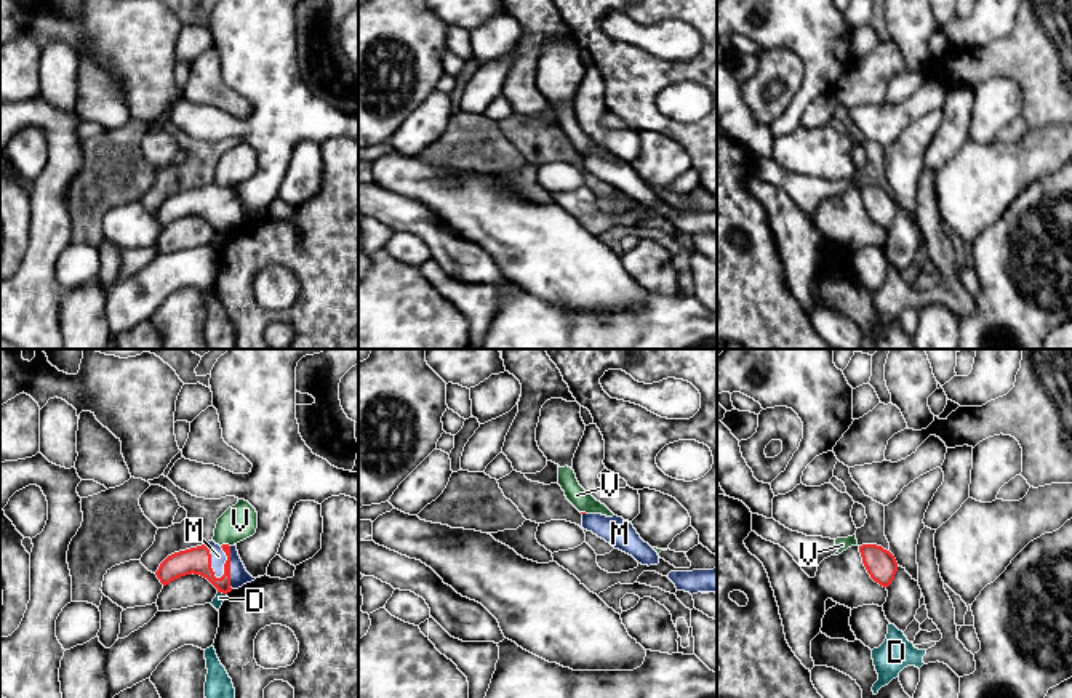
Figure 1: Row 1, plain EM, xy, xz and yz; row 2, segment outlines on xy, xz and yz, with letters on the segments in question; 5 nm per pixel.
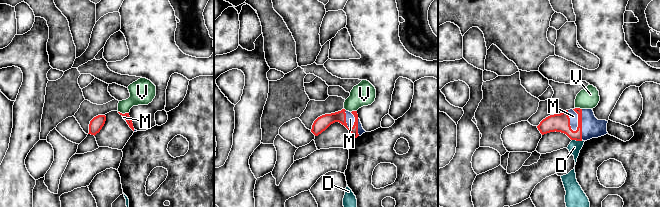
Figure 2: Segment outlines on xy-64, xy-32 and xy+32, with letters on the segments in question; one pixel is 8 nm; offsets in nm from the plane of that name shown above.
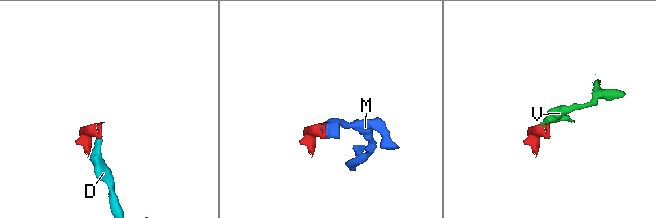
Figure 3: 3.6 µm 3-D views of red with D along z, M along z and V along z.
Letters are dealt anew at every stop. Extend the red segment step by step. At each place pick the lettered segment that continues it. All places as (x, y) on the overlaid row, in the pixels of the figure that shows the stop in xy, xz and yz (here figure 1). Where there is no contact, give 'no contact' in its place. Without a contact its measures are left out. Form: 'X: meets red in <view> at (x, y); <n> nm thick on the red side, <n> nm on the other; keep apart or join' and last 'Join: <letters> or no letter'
D: meets red in xy at (223, 593); 140 nm thick on the red side, 50 nm on the other; keep apart
M: meets red in xy at (224, 572); 140 nm thick on the red side, 80 nm on the other; join
V: meets red in xy at (224, 545); 140 nm thick on the red side, 180 nm on the other; keep apart
Join: M

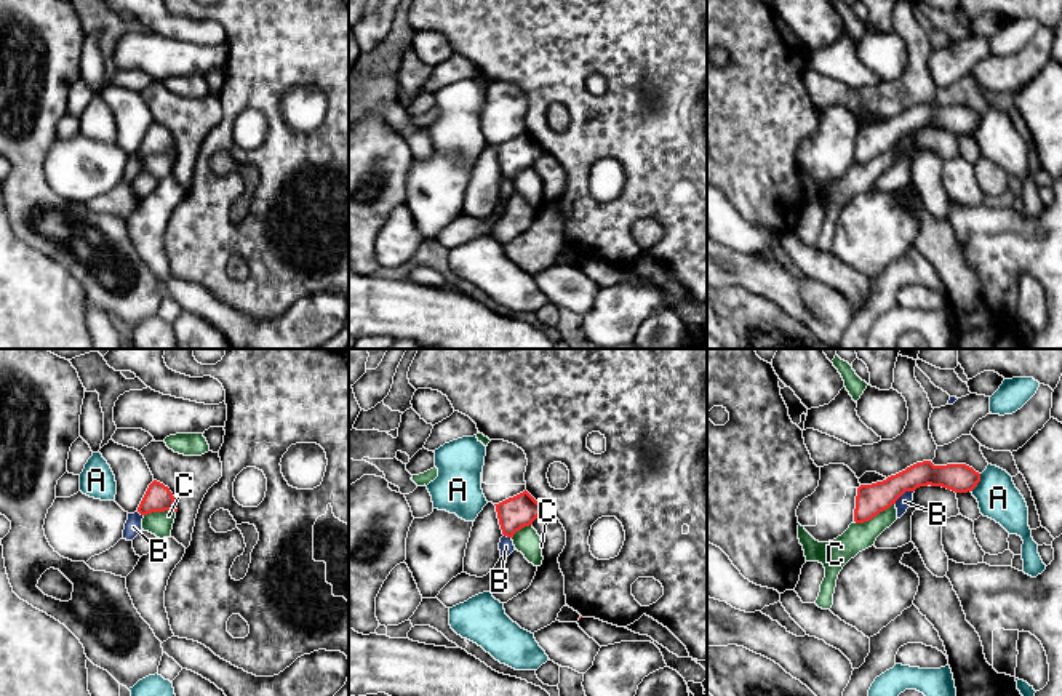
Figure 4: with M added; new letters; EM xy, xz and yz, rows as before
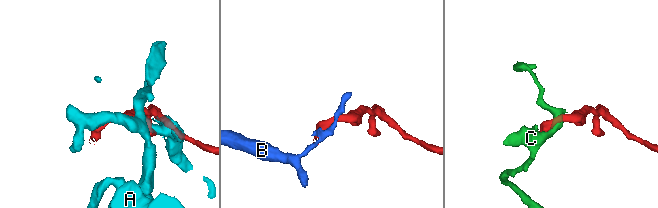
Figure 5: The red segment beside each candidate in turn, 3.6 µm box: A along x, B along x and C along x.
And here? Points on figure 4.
A: meets red in yz at (976, 484); 140 nm thick on the red side, 200 nm on the other; keep apart
B: meets red in yz at (904, 492); 150 nm thick on the red side, 70 nm on the other; keep apart
C: meets red in yz at (874, 516); 150 nm thick on the red side, 140 nm on the other; keep apart
Join: no letter

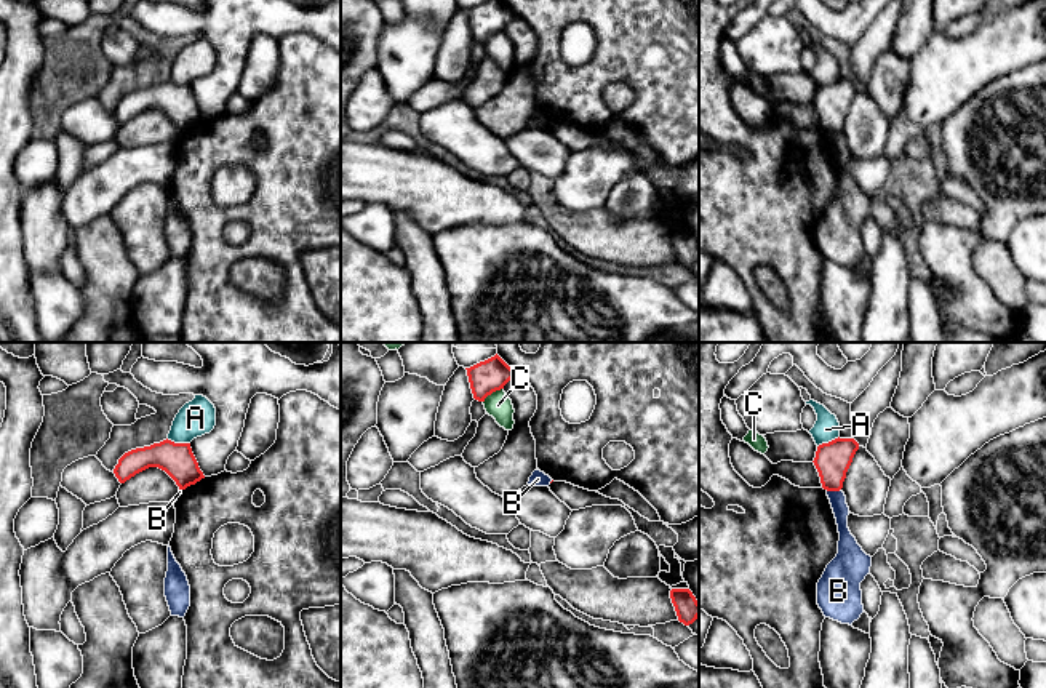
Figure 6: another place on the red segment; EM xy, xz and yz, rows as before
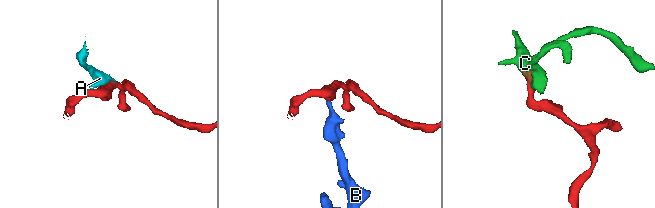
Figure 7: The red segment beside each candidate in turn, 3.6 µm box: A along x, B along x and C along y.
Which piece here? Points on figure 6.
A: meets red in xy at (178, 444); 170 nm thick on the red side, 180 nm on the other; keep apart
B: meets red in yz at (834, 490); 180 nm thick on the red side, 80 nm on the other; keep apart
C: meets red in xz at (491, 392); 160 nm thick on the red side, 130 nm on the other; keep apart
Join: no letter

